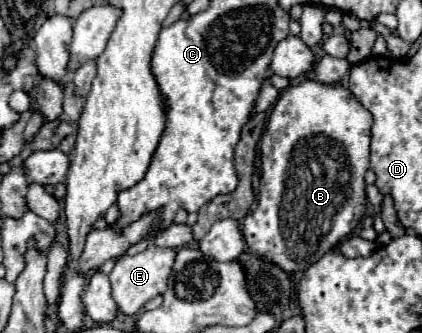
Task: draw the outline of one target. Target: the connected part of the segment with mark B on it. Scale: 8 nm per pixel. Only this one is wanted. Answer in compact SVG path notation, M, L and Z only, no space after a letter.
M304 80L302 84L290 84L288 88L280 90L270 114L268 114L268 124L266 130L260 138L260 192L258 192L258 208L250 214L244 216L242 220L242 236L252 252L258 252L266 260L278 264L284 272L294 274L294 272L304 272L310 268L314 262L318 262L324 254L332 252L342 240L346 240L352 230L360 224L364 212L366 212L366 184L364 184L364 174L368 170L368 156L370 156L370 128L372 128L372 114L358 102L358 98L344 88L340 82L338 84L322 84L316 80Z

